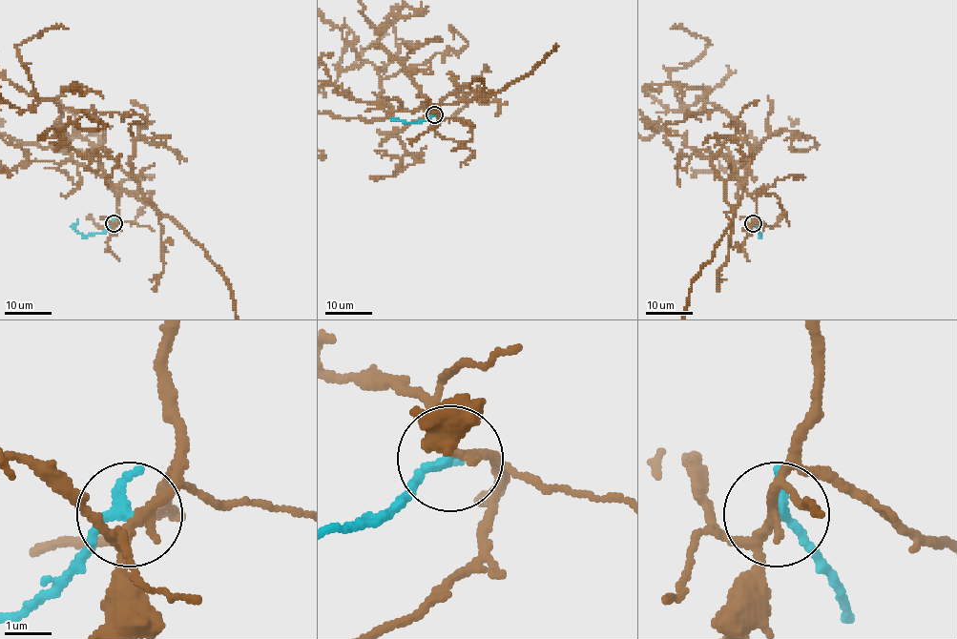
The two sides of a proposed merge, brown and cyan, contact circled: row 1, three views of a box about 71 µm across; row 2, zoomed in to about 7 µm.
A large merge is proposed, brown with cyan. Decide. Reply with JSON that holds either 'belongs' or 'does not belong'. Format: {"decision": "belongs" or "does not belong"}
{"decision": "does not belong"}

